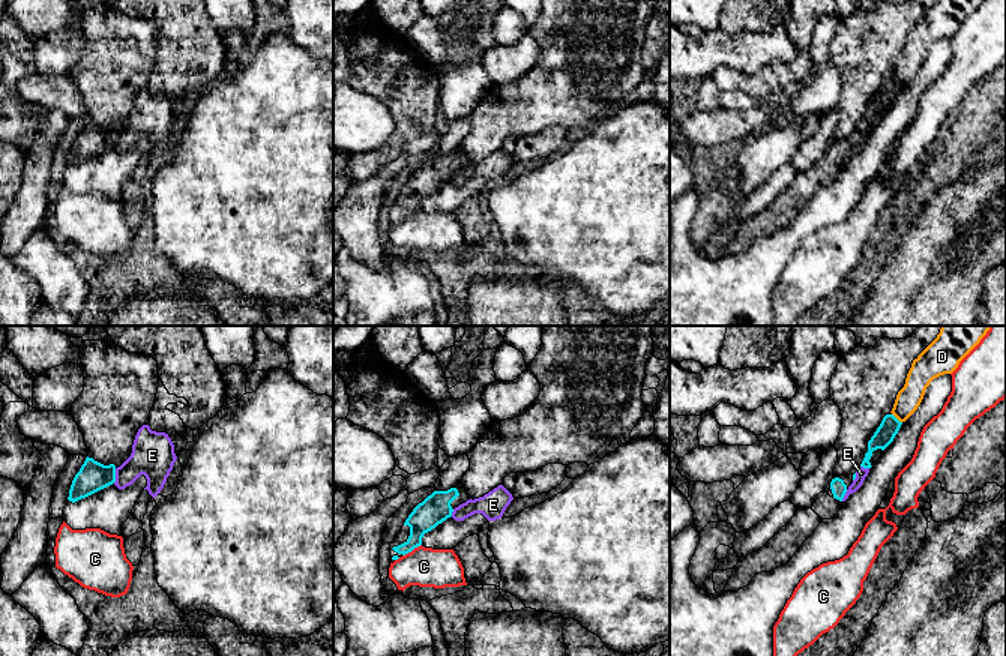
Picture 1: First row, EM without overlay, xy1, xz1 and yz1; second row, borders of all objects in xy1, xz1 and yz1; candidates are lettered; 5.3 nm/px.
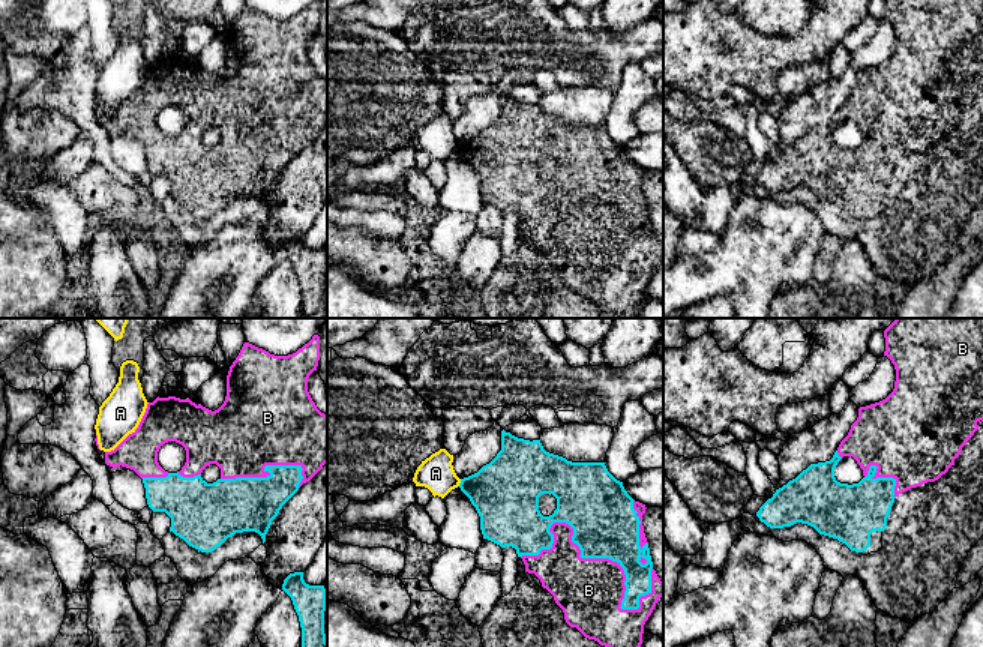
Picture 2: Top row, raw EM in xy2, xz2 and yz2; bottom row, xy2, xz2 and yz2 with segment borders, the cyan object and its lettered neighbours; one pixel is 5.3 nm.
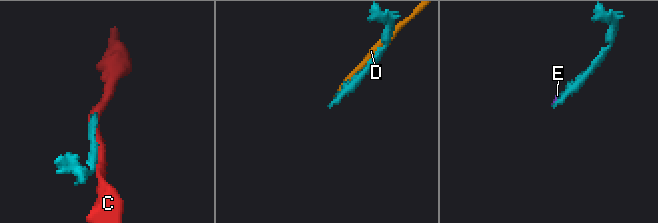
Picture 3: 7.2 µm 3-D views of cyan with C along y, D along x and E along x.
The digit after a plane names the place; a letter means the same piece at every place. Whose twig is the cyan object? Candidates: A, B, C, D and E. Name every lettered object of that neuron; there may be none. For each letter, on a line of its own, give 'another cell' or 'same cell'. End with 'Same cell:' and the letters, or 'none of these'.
A: another cell
B: same cell
C: another cell
D: another cell
E: another cell
Same cell: B

